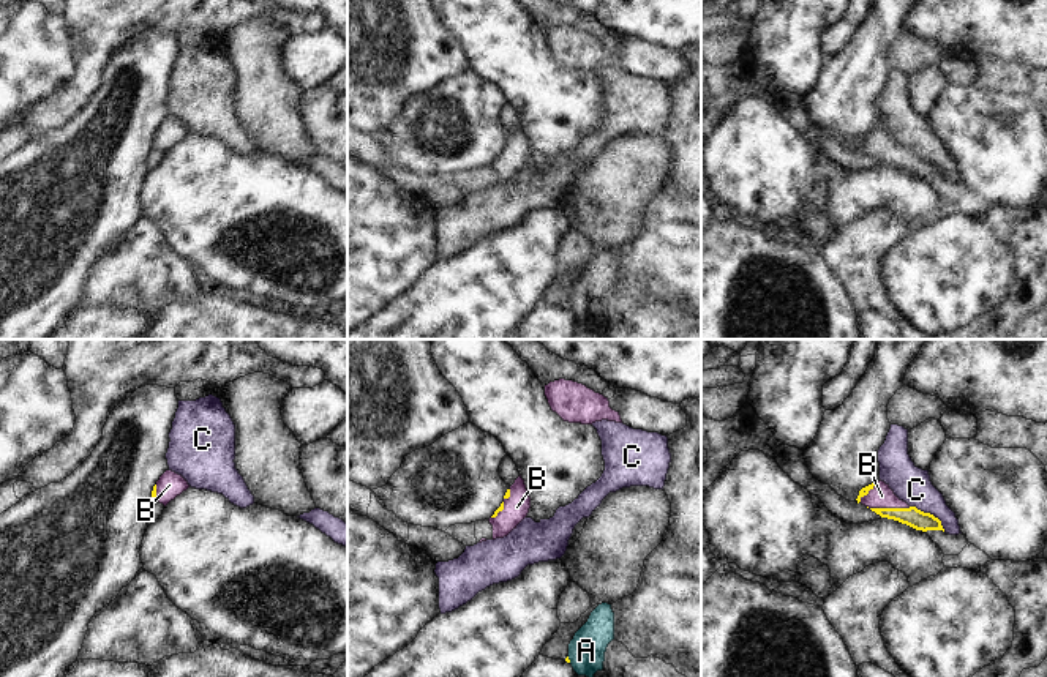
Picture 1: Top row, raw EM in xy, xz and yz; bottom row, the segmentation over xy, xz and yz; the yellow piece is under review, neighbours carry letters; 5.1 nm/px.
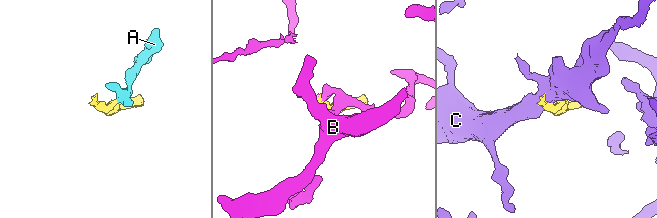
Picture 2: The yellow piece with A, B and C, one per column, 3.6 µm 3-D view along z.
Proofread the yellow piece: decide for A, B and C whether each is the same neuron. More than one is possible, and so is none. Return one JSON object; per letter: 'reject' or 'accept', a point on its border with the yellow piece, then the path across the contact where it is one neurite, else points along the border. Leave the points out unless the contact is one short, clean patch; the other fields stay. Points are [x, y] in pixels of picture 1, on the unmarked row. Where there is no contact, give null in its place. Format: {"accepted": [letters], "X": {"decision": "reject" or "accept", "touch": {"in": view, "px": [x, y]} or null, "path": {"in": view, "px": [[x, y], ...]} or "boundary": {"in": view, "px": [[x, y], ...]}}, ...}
{"accepted": ["B"], "A": {"decision": "reject", "touch": {"in": "xz", "px": [567, 305]}, "boundary": {"in": "xz", "px": [[567, 302], [570, 308]]}}, "B": {"decision": "accept", "touch": {"in": "yz", "px": [889, 155]}, "path": {"in": "yz", "px": [[911, 163], [889, 155], [881, 142]]}}, "C": {"decision": "reject", "touch": {"in": "yz", "px": [929, 160]}, "boundary": {"in": "yz", "px": [[910, 152], [932, 160], [945, 177]]}}}

